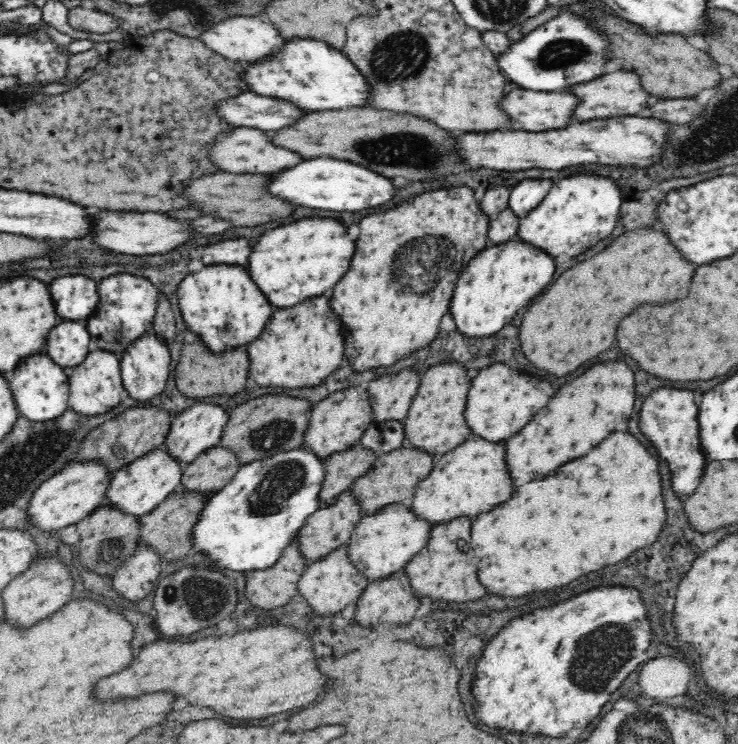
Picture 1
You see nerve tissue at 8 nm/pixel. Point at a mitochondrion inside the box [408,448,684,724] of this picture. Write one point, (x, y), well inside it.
(598, 656)

